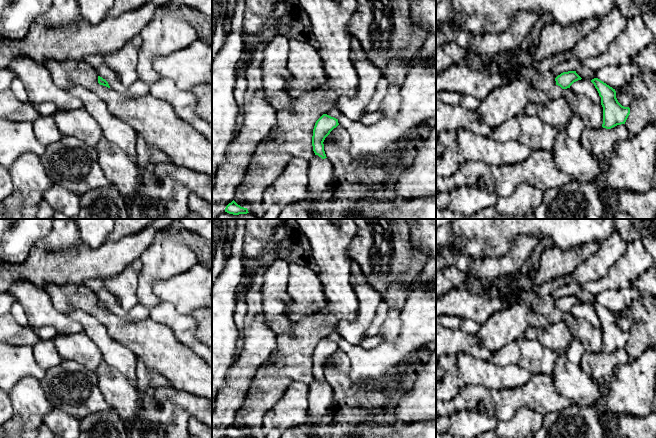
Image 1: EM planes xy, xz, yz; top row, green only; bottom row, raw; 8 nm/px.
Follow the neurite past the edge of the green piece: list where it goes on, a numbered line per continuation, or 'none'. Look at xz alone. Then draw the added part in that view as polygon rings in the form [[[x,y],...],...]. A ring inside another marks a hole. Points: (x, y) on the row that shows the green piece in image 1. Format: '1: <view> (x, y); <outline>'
1: xz (260, 119); [[[268,43],[257,45],[246,71],[248,87],[243,106],[243,125],[238,135],[229,145],[227,156],[216,173],[216,182],[212,188],[212,219],[218,219],[225,212],[226,206],[234,200],[236,189],[240,187],[244,180],[245,172],[251,163],[253,154],[257,147],[269,137],[277,124],[277,109],[266,98],[262,83],[262,60],[267,45]]]

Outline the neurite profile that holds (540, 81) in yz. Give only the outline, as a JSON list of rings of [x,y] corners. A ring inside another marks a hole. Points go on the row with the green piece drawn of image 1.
[[[525,67],[524,76],[535,89],[543,90],[544,92],[551,90],[556,85],[555,77],[551,70],[541,73],[533,67]]]

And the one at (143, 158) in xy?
[[[138,134],[137,137],[137,153],[134,157],[137,165],[143,173],[149,173],[153,170],[155,164],[151,161],[151,155],[147,148],[148,144],[144,138]]]

